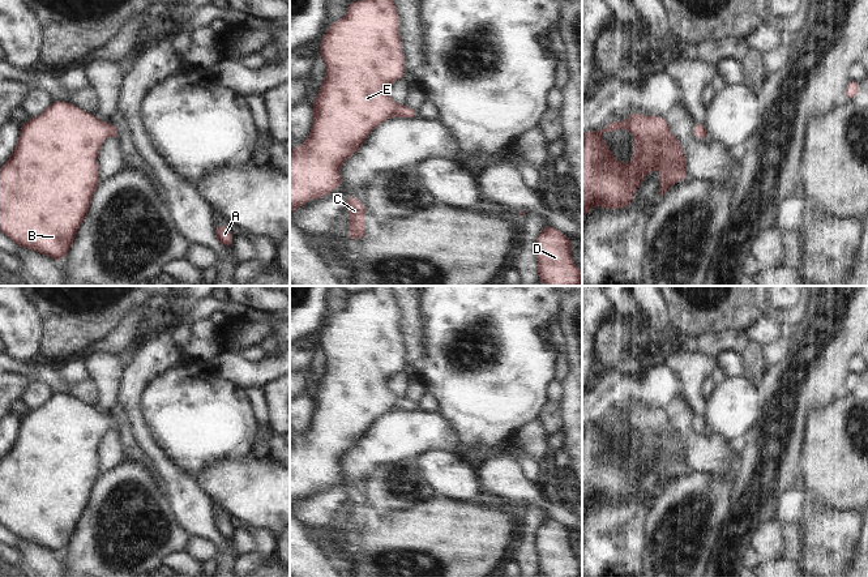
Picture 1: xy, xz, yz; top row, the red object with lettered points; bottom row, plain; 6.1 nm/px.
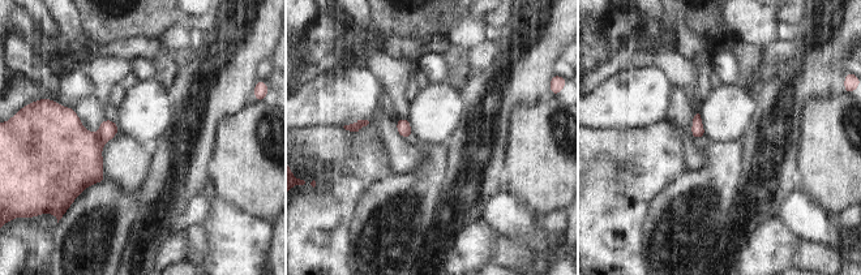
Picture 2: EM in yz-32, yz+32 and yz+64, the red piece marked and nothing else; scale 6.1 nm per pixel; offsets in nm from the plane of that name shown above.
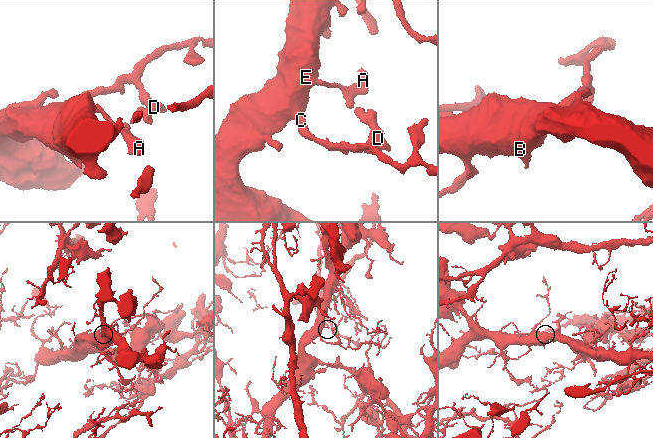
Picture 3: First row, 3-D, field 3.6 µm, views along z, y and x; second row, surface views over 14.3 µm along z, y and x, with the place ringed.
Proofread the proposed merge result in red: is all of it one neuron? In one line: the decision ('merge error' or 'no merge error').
no merge error

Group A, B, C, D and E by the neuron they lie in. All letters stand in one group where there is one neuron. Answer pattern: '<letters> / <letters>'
A B C D E

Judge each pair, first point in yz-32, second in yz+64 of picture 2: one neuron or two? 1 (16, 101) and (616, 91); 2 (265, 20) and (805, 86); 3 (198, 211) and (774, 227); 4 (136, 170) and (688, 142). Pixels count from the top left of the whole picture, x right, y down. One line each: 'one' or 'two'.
1: one
2: one
3: two
4: one

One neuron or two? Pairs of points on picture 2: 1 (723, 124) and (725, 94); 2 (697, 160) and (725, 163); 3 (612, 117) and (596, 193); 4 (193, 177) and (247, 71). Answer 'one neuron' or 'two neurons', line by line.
1: one neuron
2: two neurons
3: two neurons
4: one neuron

